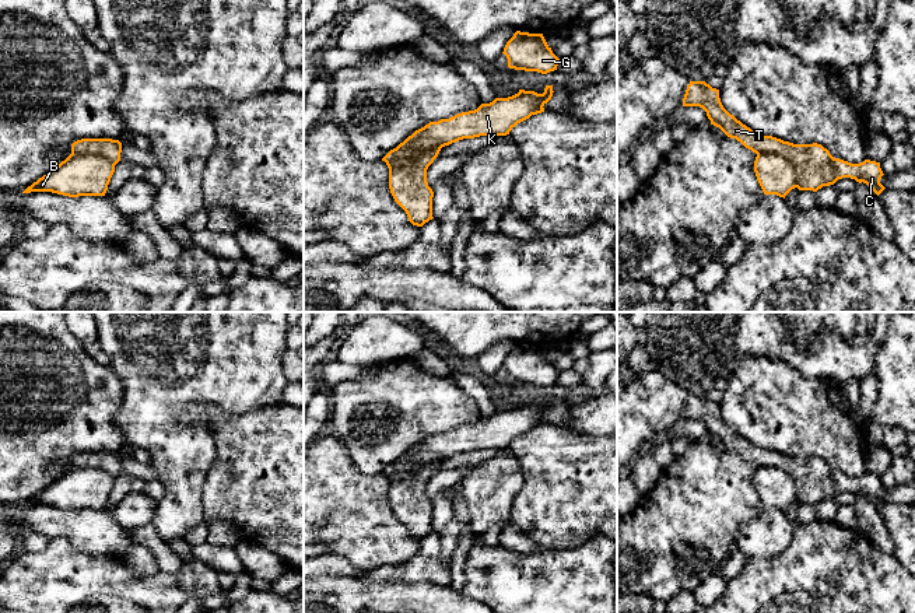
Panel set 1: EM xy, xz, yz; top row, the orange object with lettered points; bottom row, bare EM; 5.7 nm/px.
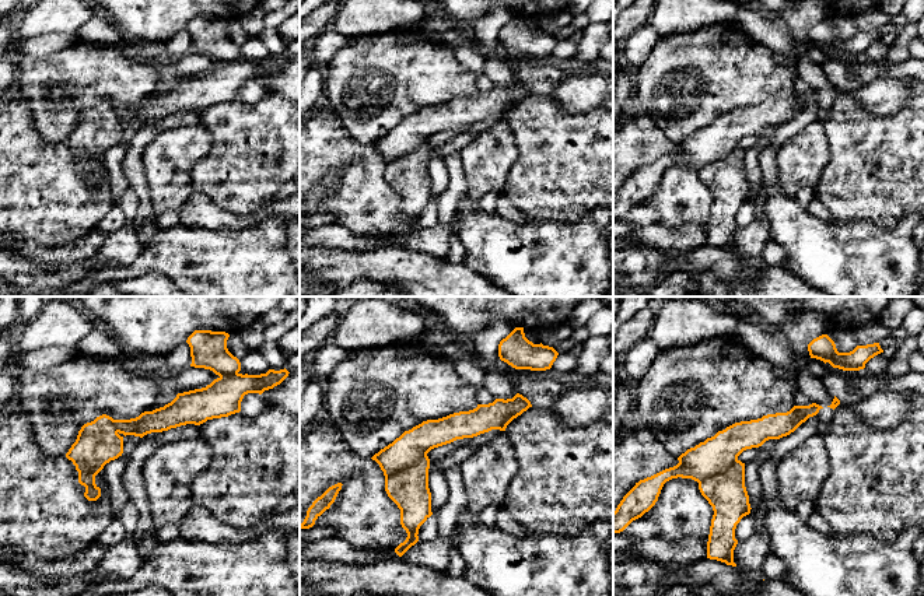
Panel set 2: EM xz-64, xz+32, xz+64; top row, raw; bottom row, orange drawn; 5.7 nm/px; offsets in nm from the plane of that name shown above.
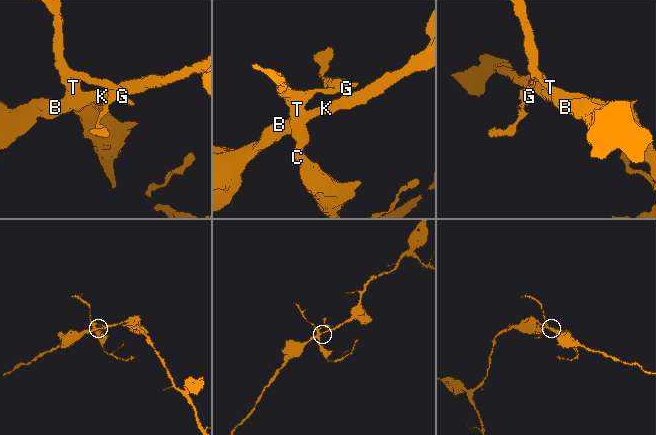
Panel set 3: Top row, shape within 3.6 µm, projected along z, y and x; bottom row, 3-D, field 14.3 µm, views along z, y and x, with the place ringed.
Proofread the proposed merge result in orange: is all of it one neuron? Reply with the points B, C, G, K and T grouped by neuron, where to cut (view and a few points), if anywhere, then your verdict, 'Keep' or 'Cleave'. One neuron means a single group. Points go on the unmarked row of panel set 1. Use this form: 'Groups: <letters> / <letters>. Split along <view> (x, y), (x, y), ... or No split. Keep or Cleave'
Groups: B K / C G T. Split along yz (757, 466), (781, 468), (795, 482), (795, 496), (798, 500). Cleave

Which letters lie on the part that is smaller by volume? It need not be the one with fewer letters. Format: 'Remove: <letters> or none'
Remove: C, G, T

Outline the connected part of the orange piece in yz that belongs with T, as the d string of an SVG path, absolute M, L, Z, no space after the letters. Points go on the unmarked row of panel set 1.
M690 395L683 420L700 420L707 425L711 438L719 441L728 451L736 452L756 467L776 467L796 481L799 504L817 505L834 498L838 493L851 491L866 497L877 509L886 502L880 493L884 488L880 476L865 473L859 477L834 472L821 458L793 458L772 449L753 445L730 428L722 418L719 403L705 395Z

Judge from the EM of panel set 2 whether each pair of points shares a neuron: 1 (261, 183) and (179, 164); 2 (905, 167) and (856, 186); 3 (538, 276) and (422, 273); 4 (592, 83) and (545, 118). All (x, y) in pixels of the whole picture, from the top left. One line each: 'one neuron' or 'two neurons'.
1: two neurons
2: one neuron
3: two neurons
4: two neurons

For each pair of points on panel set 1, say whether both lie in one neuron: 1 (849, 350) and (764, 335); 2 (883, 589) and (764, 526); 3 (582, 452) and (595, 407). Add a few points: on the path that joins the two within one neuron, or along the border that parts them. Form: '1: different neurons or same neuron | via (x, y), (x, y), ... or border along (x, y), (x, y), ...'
1: same neuron | via (828, 358), (799, 358), (785, 350)
2: different neurons | border along (795, 525), (791, 543), (778, 554), (763, 559)
3: different neurons | border along (564, 426), (578, 434), (602, 435)

